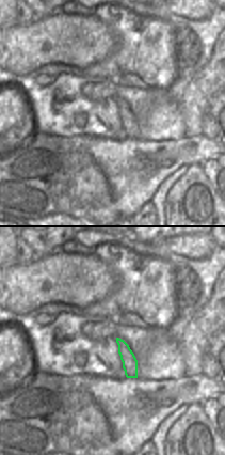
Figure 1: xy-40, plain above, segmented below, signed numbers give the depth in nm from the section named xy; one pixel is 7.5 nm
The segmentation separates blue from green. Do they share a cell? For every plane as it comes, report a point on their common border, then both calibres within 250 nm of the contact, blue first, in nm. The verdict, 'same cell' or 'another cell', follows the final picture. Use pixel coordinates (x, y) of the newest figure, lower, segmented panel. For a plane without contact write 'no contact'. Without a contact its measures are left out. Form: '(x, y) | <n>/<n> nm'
no contact

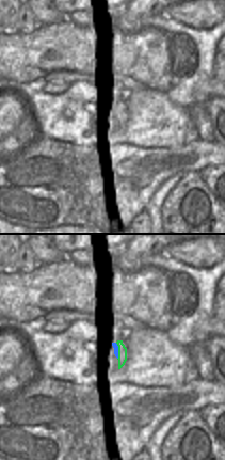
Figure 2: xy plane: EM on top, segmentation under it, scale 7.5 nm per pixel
(117, 351) | 40/70 nm

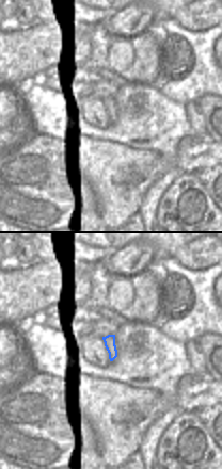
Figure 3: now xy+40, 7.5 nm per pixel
no contact

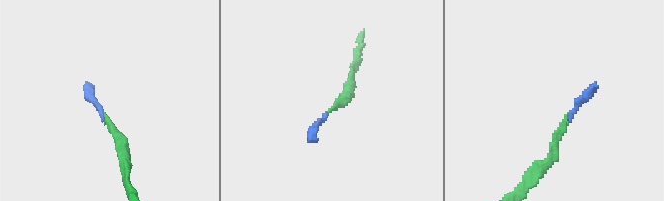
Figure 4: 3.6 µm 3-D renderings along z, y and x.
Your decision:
same cell

